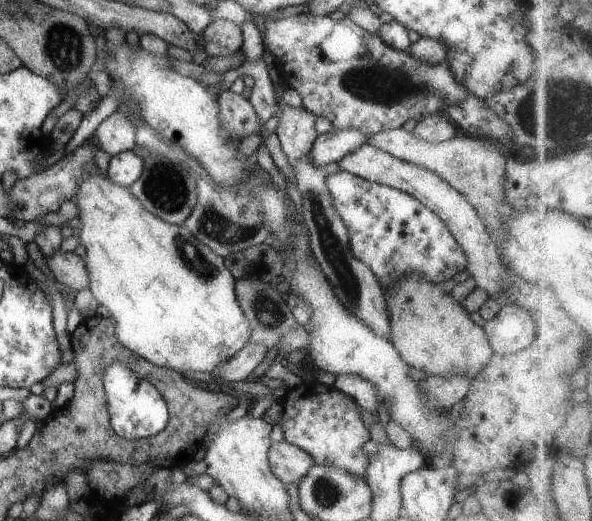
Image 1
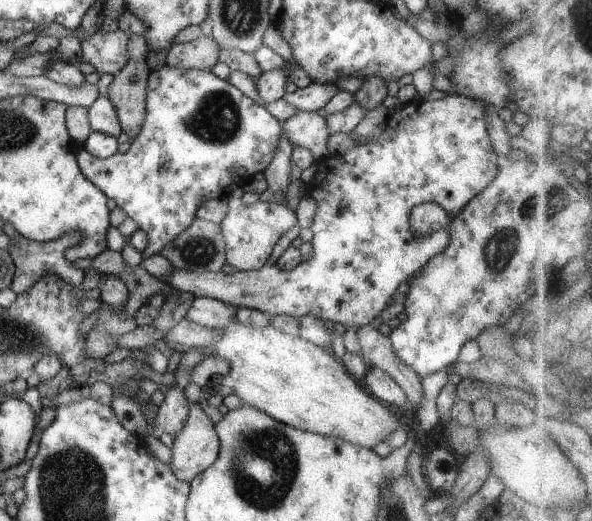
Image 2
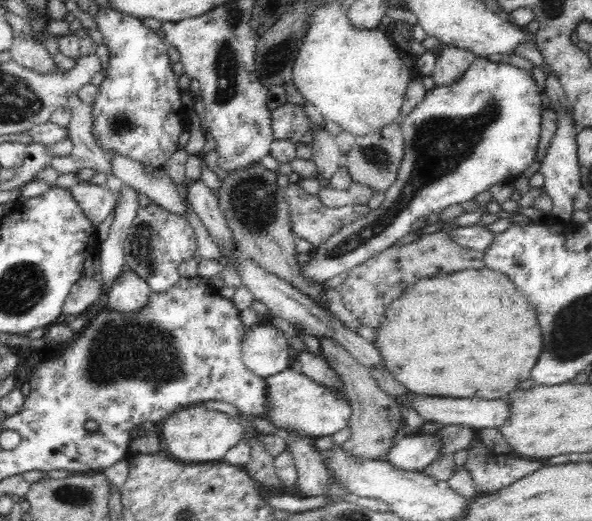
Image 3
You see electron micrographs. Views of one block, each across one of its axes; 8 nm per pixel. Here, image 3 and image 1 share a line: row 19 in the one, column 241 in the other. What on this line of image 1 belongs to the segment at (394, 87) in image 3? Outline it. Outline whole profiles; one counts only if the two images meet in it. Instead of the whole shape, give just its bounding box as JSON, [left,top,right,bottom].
[71,169,251,373]

